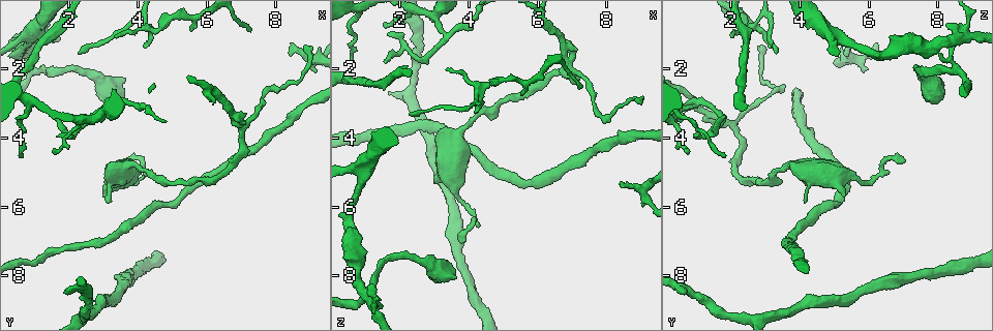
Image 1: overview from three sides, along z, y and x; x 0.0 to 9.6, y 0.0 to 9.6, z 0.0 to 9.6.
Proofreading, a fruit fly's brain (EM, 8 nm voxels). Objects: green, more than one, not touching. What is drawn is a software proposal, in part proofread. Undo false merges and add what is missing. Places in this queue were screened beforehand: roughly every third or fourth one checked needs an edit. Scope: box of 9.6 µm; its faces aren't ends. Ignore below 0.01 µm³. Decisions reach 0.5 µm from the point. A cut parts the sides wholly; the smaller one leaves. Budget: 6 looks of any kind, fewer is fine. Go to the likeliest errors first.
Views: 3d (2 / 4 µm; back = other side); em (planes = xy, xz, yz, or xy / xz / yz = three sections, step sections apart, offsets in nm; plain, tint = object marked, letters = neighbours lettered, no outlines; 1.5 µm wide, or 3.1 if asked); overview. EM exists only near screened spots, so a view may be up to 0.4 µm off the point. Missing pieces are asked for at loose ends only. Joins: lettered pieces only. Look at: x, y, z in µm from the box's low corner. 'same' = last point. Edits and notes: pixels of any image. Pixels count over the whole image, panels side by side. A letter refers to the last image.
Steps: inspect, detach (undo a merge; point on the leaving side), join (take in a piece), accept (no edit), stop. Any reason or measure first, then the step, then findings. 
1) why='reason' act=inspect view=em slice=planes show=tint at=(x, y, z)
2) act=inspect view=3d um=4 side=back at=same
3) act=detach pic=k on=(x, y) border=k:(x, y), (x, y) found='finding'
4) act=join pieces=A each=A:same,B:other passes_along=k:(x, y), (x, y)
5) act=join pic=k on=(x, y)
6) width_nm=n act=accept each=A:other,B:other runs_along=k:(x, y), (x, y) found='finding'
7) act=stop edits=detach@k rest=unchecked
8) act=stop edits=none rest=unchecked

why='thin end' act=inspect view=3d um=2 side=back at=(3.35, 1.10, 2.05)

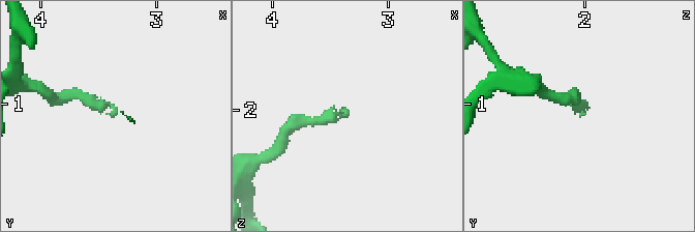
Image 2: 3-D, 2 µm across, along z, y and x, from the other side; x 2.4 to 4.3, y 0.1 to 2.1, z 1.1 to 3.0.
act=inspect view=em slice=planes show=plain at=(3.36, 1.08, 2.00)

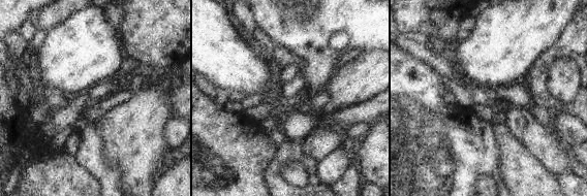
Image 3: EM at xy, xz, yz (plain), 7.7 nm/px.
act=inspect view=em slice=planes show=letters at=same

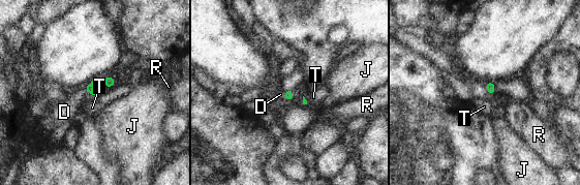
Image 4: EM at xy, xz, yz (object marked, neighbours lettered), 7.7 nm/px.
act=join pieces=D each=D:same,J:other,R:other,T:other passes_along=4:(90, 87), (87, 89), (64, 112) found='the neuron continues'

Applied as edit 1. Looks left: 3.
act=inspect view=overview

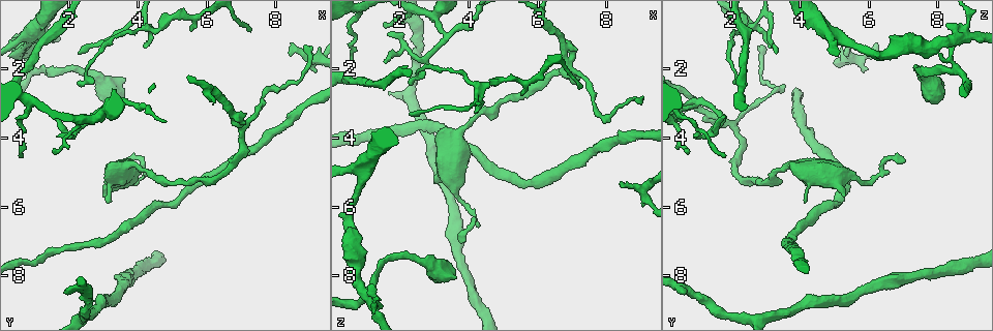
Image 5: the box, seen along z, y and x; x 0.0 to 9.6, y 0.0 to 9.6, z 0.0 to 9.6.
why='branch stops here' act=inspect view=em slice=planes show=letters at=(8.50, 1.20, 5.45)

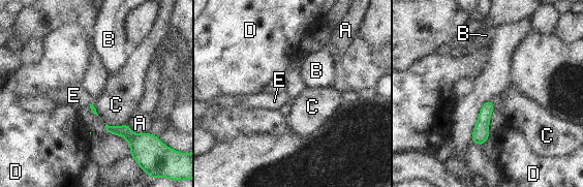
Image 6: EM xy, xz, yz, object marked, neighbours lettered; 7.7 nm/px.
longest_contact=A:190nm act=join pieces=E each=A:other,B:other,C:other,D:other,E:same passes_along=6:(91, 105), (88, 102), (73, 95) found='it goes on there'

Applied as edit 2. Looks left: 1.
act=inspect view=em slice=yz step=4 show=letters at=(1.30, 0.65, 8.30)

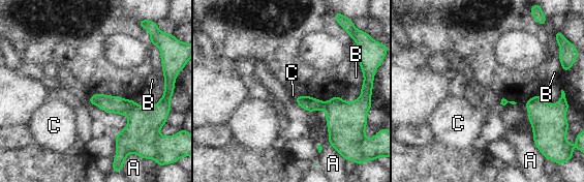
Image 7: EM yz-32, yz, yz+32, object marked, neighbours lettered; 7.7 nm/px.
act=detach pic=7 on=(140, 135) each=A:other,B:other,C:other border=7:(132, 100), (131, 108), (126, 114) found='two neurons meet here'

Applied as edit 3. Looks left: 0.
act=stop edits=join@4,join@6,detach@7 rest=unchecked

